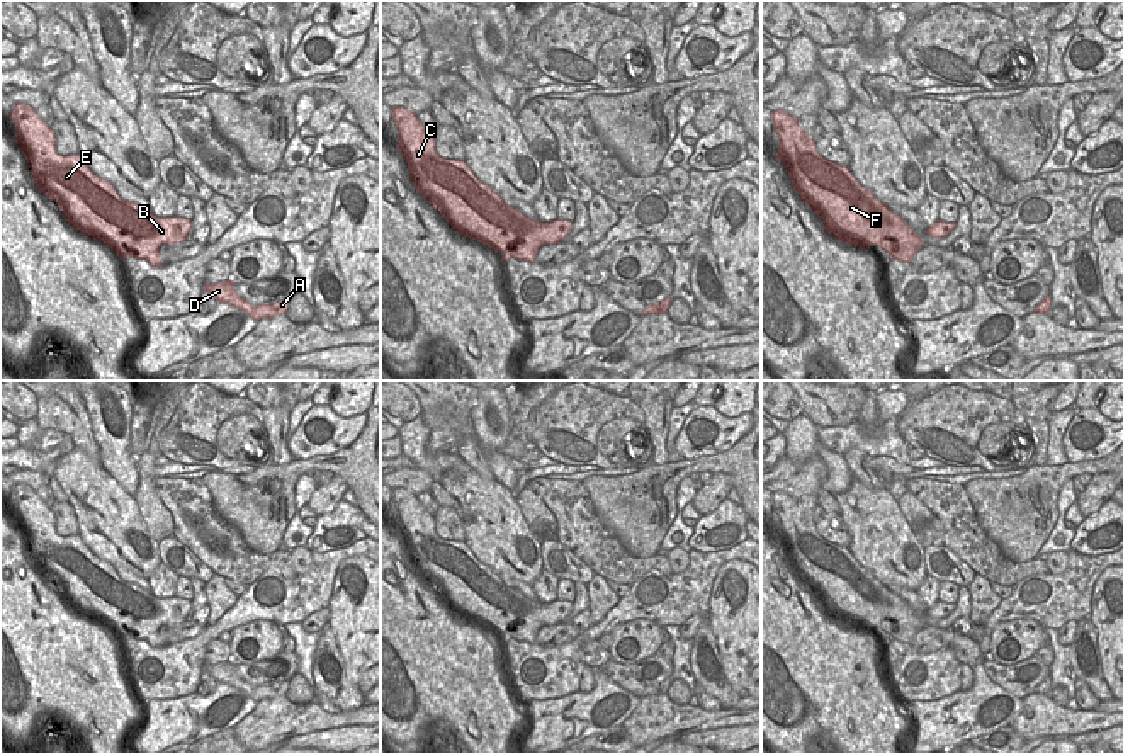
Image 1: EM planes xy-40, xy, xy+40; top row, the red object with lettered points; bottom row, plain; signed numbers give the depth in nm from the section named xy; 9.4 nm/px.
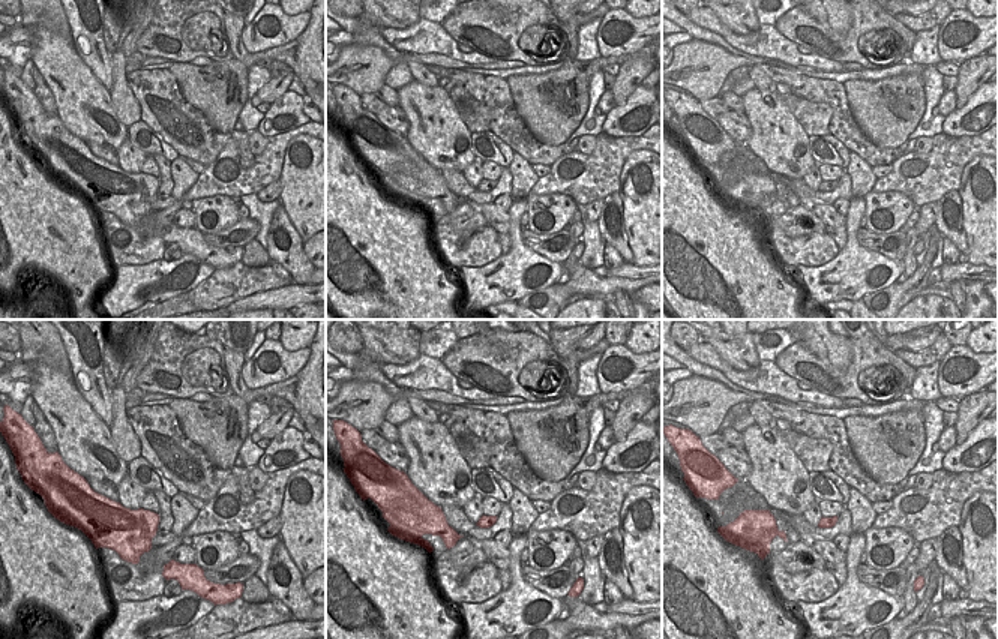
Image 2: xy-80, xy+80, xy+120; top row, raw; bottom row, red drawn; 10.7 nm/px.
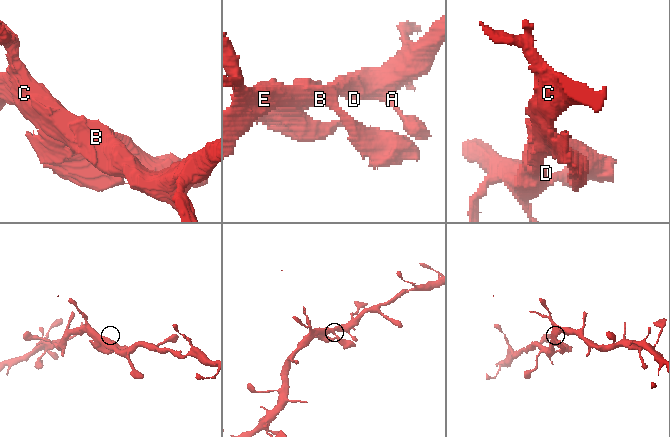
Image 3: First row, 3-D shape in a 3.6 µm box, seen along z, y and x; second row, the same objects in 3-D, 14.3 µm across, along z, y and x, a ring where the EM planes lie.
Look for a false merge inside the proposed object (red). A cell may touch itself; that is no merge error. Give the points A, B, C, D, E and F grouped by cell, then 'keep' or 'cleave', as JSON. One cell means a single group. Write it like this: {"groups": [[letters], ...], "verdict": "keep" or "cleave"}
{"groups": [["A", "B", "C", "D", "E", "F"]], "verdict": "keep"}

